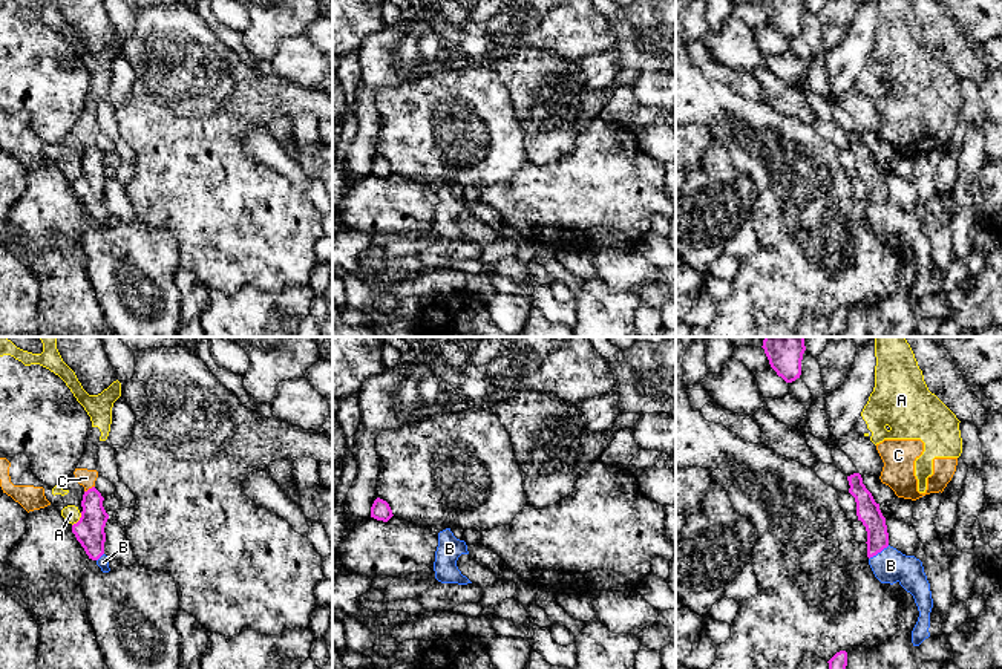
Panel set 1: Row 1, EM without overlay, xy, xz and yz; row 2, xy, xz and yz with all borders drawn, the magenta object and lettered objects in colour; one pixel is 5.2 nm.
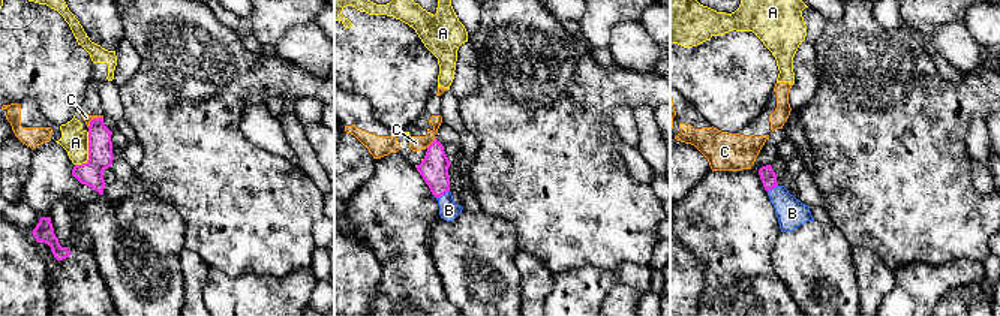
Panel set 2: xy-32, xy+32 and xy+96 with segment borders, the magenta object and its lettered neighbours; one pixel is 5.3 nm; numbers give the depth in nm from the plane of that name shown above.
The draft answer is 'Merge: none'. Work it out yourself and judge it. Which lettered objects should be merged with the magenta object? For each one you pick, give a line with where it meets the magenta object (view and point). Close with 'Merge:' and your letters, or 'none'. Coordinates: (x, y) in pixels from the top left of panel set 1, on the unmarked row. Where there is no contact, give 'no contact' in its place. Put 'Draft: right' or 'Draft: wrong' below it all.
B: meets magenta in yz at (878, 208)
Merge: B
Draft: wrong

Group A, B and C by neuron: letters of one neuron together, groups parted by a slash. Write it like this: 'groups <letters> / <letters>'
groups A C / B

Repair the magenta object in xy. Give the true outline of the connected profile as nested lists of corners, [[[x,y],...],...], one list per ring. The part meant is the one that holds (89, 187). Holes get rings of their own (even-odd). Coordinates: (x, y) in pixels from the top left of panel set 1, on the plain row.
[[[92,144],[83,152],[81,175],[72,182],[72,190],[84,205],[89,216],[95,217],[103,230],[109,230],[109,214],[104,211],[106,190],[104,184],[109,176],[103,164],[104,155]]]

